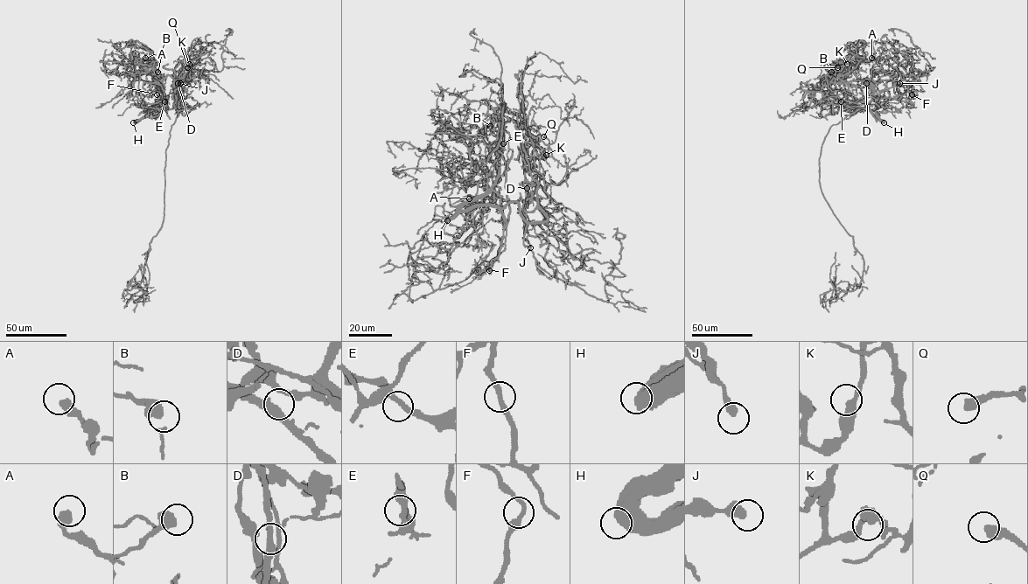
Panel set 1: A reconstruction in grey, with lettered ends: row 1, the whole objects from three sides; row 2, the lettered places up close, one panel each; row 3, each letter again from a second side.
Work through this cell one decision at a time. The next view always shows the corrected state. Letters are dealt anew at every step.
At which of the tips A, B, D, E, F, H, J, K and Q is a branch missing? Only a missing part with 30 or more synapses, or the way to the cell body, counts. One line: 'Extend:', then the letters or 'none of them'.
Extend: none of them

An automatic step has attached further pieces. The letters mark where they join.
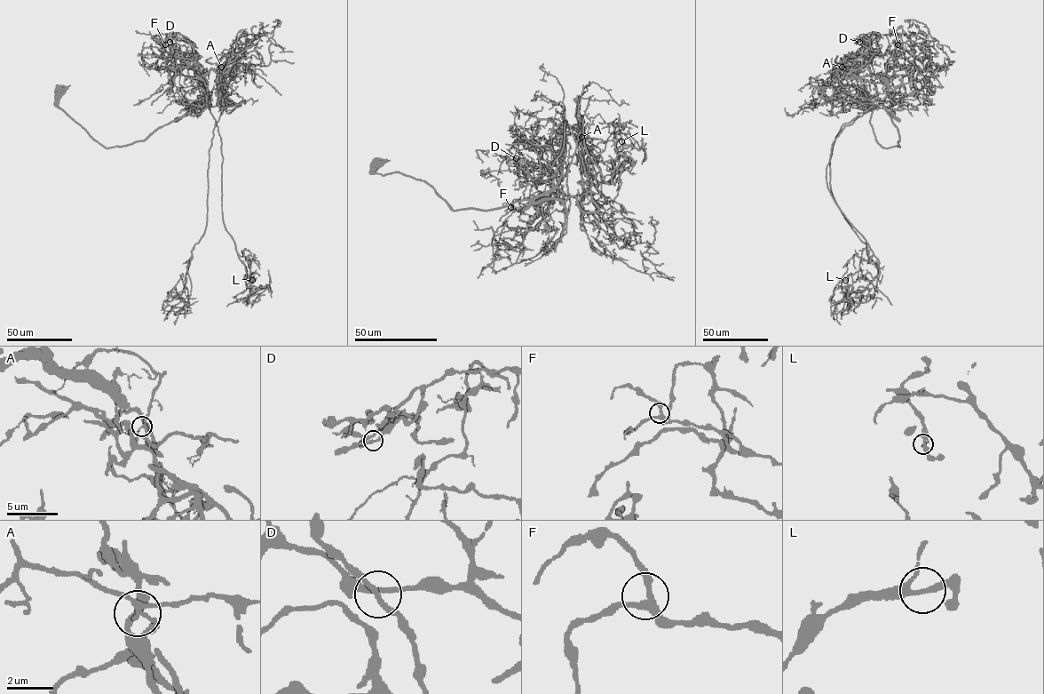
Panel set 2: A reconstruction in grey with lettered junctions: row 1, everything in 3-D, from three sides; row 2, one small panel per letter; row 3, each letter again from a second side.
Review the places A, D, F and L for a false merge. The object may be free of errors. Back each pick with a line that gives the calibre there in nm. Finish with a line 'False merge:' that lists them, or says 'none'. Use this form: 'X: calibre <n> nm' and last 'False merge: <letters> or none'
A: calibre 160 nm
False merge: A

